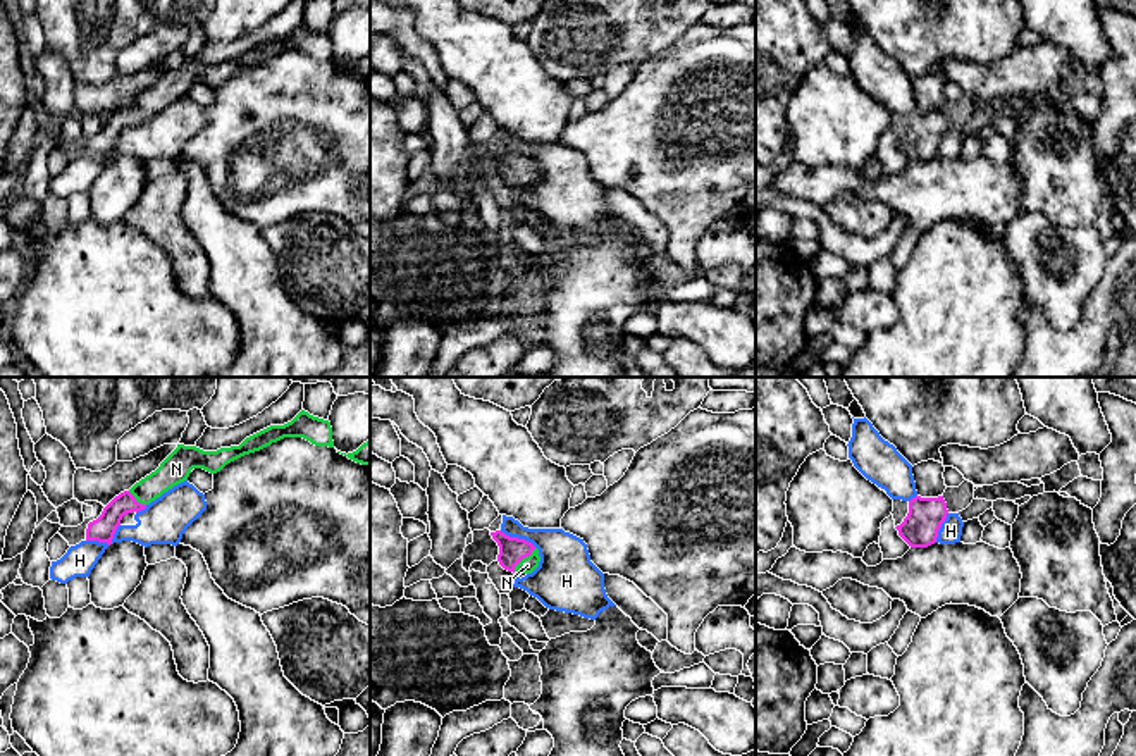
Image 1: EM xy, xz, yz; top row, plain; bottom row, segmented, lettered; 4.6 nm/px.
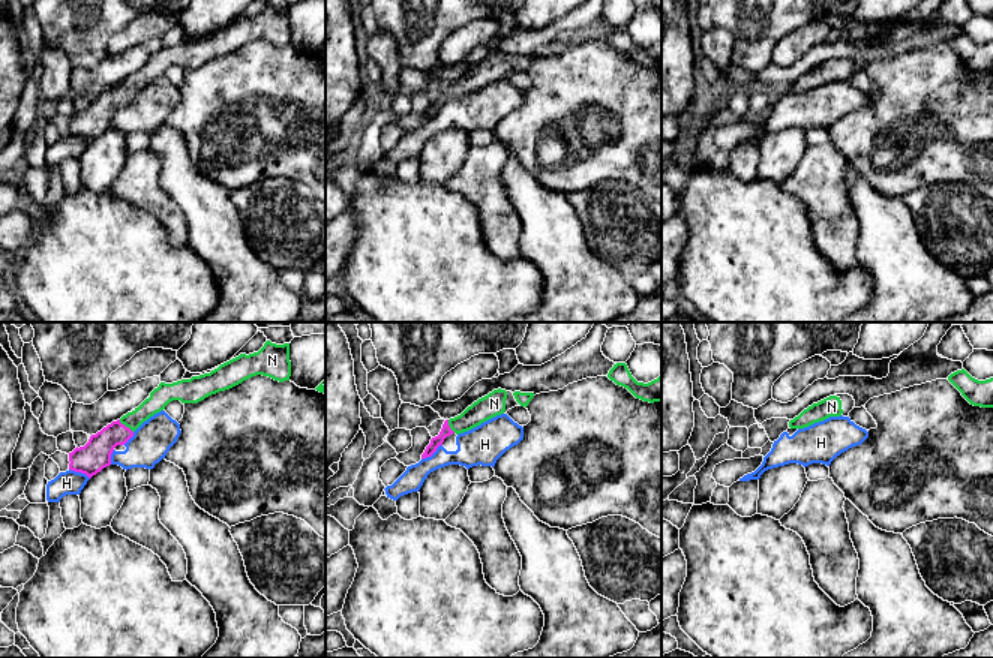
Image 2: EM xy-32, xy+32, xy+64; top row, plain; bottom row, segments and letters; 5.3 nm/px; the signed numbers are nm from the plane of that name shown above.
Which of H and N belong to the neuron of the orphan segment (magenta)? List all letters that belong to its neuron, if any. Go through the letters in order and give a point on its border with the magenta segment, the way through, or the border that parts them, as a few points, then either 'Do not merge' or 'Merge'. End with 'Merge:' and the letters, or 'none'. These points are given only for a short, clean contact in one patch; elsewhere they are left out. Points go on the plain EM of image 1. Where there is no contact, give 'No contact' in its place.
H: Touches magenta at xy (107, 157). Do not merge
N: Touches magenta at xz (524, 171). Path across: xz (512, 164), (524, 171), (527, 179). Merge
Merge: N

